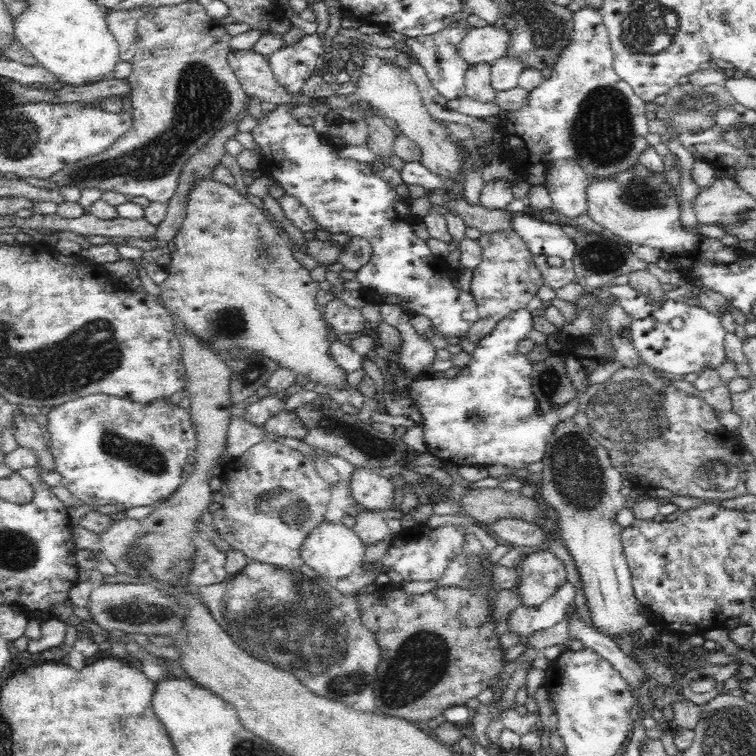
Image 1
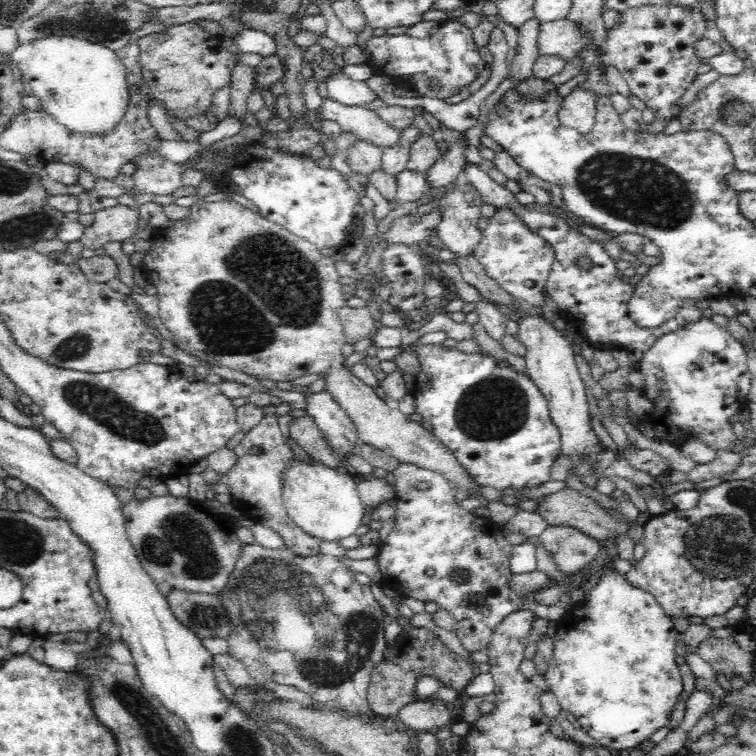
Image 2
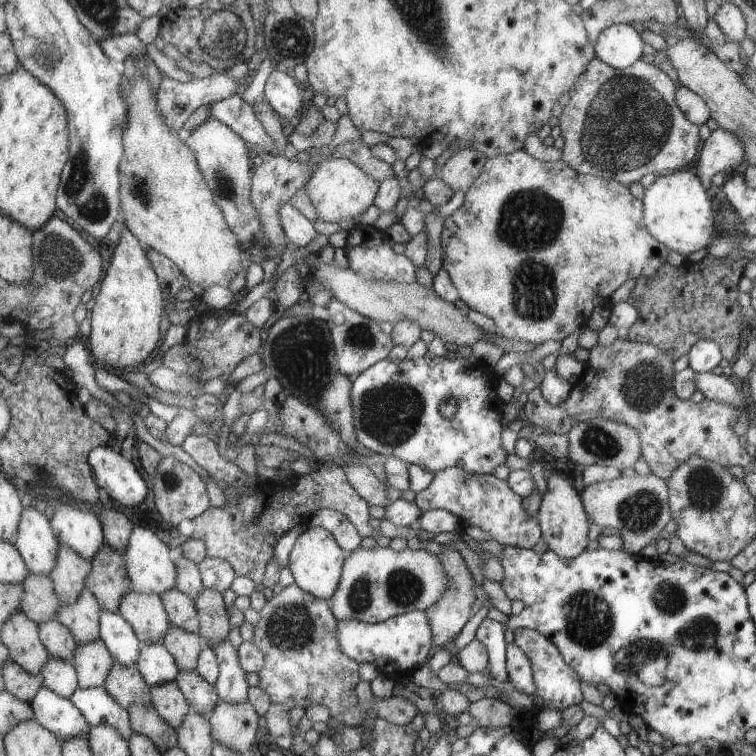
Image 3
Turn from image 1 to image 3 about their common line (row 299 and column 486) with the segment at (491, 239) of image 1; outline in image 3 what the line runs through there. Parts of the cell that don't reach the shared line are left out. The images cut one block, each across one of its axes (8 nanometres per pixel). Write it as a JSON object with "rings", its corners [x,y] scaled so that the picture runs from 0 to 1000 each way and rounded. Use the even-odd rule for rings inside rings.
{"rings":[[[595,618],[577,626],[569,643],[550,652],[549,663],[556,676],[590,675],[610,687],[610,702],[622,696],[635,698],[663,721],[704,726],[717,710],[710,683],[700,684],[692,659],[675,647],[671,635],[660,635],[653,628],[632,628]]]}

